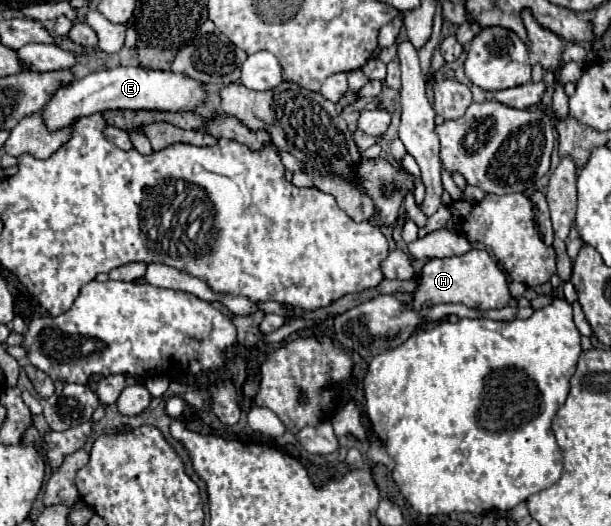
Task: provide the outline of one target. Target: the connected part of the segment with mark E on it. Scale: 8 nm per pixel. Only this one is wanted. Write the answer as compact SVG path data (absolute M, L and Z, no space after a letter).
M120 66L112 70L102 70L88 74L80 80L58 88L48 100L46 108L40 110L42 122L48 132L72 126L76 120L92 116L104 110L158 110L158 112L186 112L194 110L206 100L206 90L200 80L190 80L190 76L166 72L166 70L148 70L142 66Z

